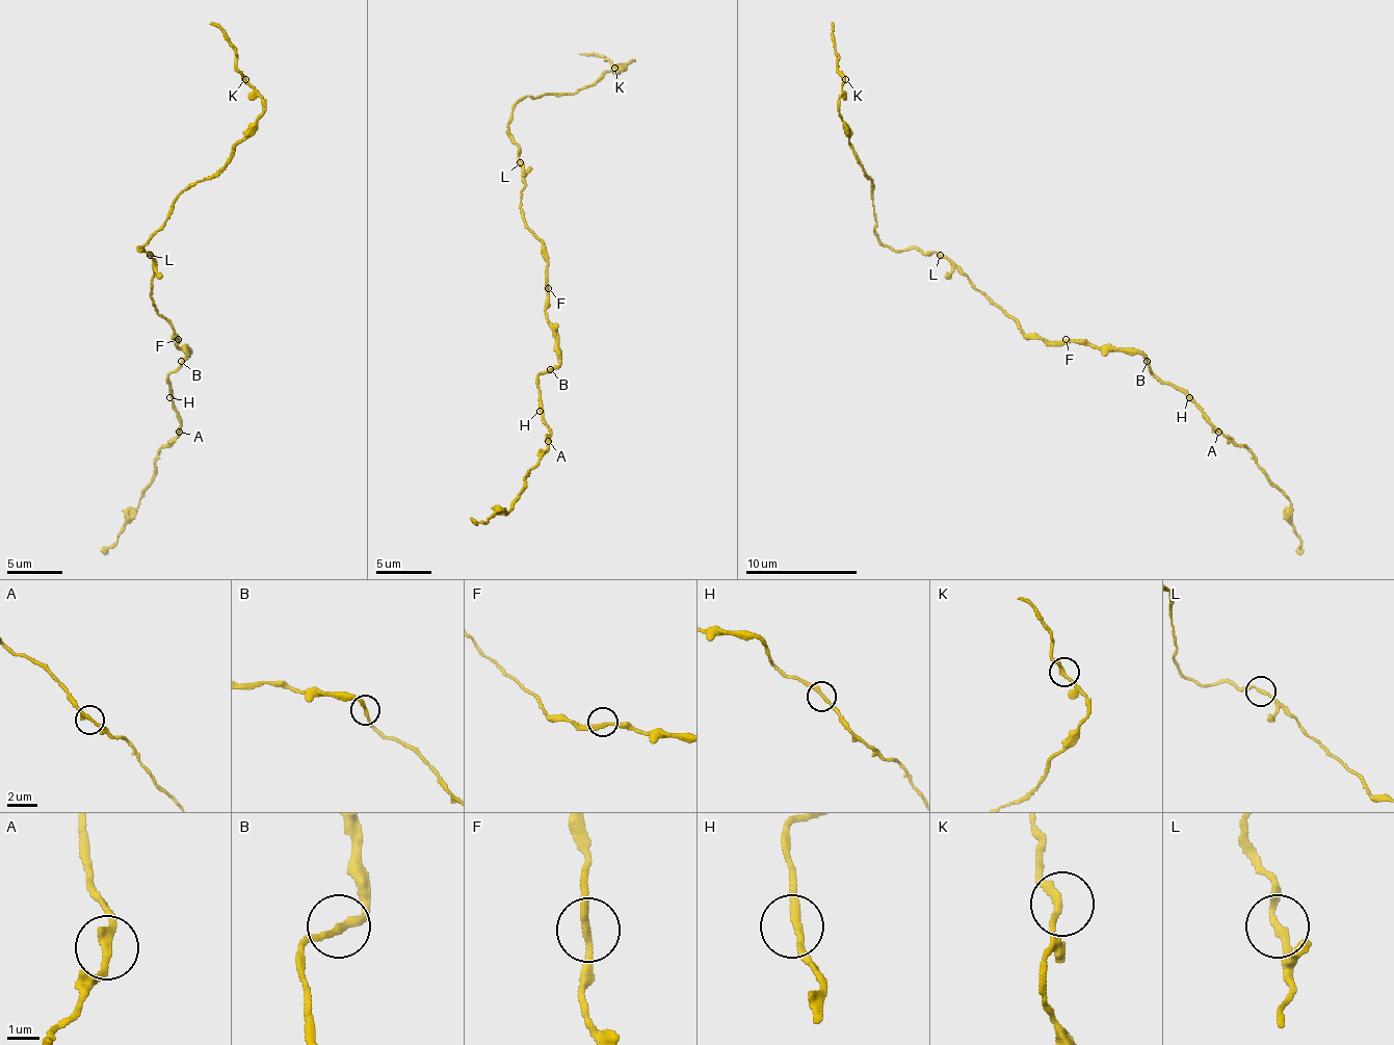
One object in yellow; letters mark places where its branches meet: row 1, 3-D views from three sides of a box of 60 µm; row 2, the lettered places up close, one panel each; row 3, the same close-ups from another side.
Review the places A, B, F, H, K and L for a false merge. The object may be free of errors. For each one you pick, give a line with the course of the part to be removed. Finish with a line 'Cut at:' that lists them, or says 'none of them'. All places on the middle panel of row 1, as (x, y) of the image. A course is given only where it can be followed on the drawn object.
Cut at: none of them

